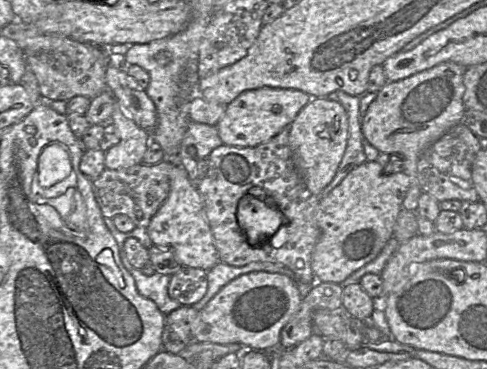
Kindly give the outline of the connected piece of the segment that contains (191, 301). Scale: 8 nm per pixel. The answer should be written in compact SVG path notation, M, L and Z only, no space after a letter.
M182 266L170 278L168 295L182 306L192 306L204 297L207 288L207 271Z

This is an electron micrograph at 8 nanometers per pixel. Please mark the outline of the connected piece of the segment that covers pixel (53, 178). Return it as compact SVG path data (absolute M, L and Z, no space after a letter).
M50 143L41 150L36 170L40 185L51 186L66 177L71 170L70 154L63 145Z

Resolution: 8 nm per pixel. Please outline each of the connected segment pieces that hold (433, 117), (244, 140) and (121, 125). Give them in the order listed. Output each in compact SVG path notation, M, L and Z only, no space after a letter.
M443 62L402 80L389 82L377 92L361 118L364 139L380 153L397 154L404 160L404 171L410 178L410 187L402 208L416 212L422 189L417 179L417 161L421 154L447 131L463 122L465 106L463 76L466 68Z
M260 87L241 92L226 105L225 112L216 124L223 144L253 147L268 141L284 127L289 126L298 112L311 100L302 90Z
M118 101L110 121L117 129L119 141L105 151L105 168L114 170L143 163L143 156L151 142L150 132L139 127Z

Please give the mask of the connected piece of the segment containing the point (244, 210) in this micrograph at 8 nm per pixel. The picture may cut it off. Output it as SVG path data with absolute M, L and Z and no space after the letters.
M260 187L250 188L238 201L236 218L249 244L263 245L286 219L274 199Z

